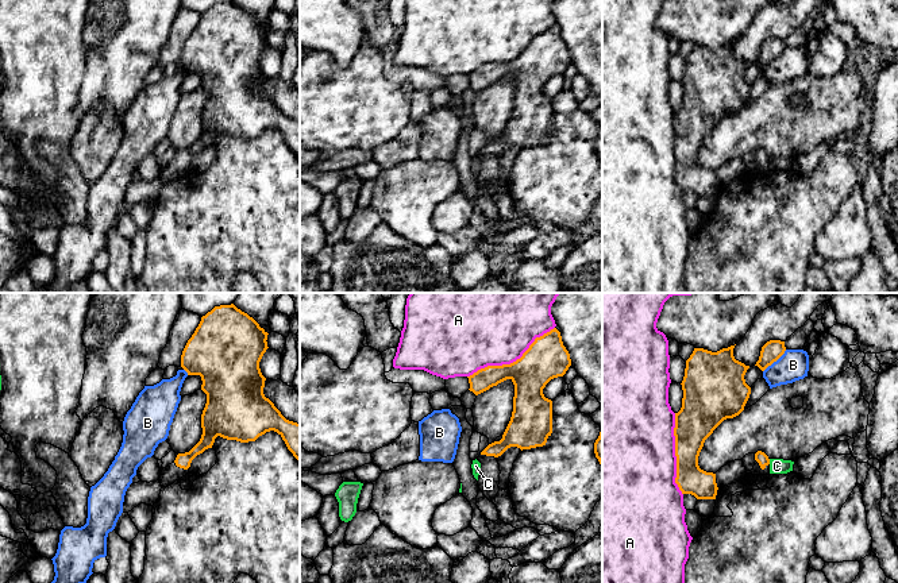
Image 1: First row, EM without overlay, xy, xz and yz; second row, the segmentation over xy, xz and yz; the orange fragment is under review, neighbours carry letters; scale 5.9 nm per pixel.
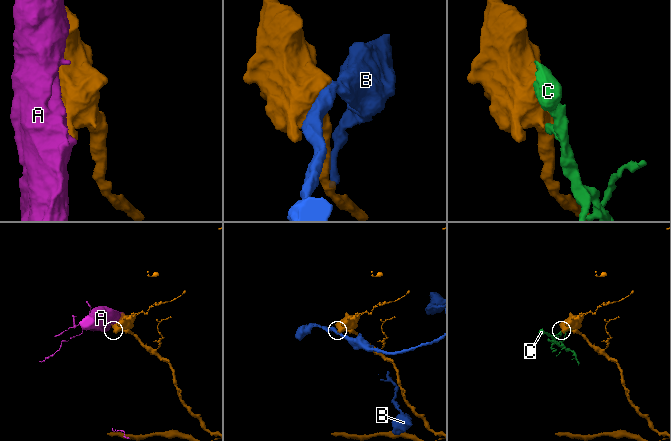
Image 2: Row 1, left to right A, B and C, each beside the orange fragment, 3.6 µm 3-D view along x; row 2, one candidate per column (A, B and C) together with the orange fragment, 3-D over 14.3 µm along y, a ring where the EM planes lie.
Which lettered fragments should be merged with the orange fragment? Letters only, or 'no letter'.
no letter

